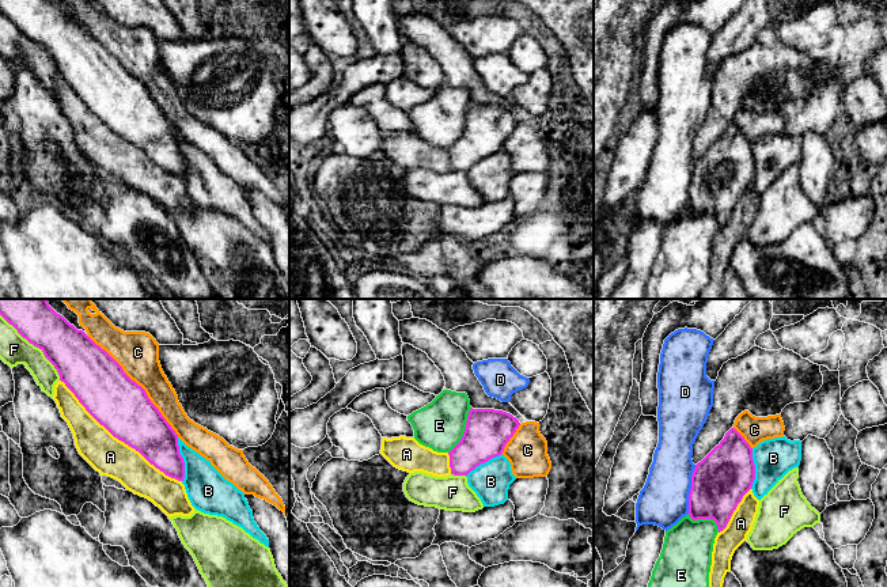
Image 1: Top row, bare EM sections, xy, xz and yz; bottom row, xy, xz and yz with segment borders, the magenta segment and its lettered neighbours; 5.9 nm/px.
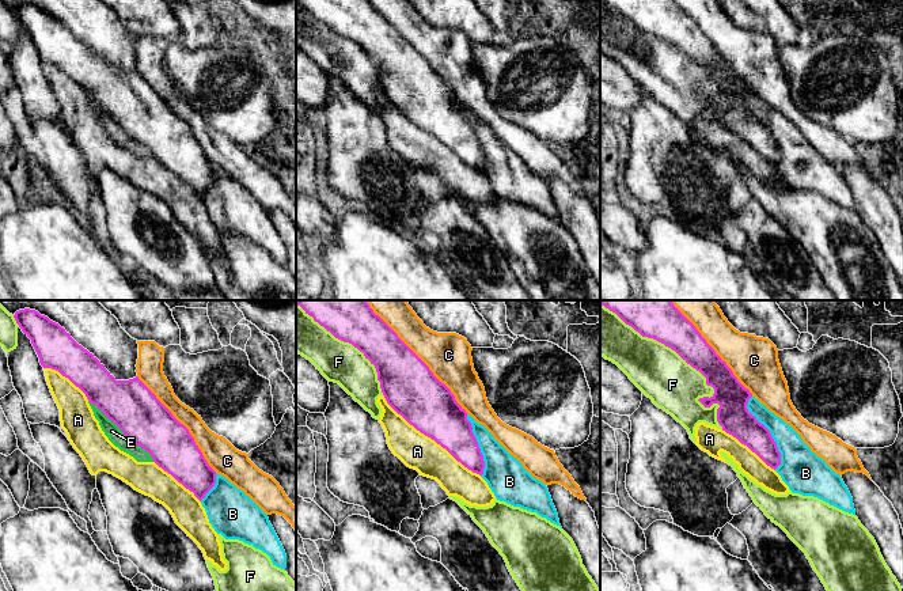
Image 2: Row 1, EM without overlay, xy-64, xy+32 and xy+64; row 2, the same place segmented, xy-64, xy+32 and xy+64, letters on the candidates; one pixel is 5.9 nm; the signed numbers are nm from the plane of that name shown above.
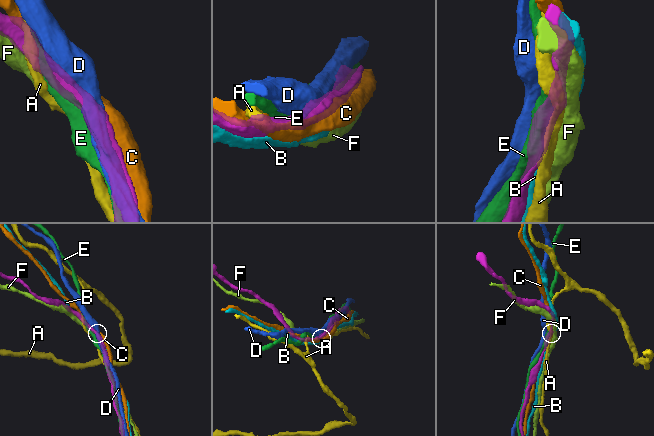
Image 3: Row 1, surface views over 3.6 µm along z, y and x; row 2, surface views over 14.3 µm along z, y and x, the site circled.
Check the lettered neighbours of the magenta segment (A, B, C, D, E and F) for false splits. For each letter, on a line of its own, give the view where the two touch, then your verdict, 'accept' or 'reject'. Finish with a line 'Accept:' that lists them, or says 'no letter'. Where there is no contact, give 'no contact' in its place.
A: contact in xy; reject
B: contact in xy; reject
C: contact in xy; reject
D: contact in yz; reject
E: contact in xz; reject
F: contact in xy; reject
Accept: no letter

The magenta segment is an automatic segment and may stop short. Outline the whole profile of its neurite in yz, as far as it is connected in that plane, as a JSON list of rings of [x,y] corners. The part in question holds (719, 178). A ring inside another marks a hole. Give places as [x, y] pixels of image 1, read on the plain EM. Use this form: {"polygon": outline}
{"polygon": [[[731,124],[724,135],[695,160],[689,189],[693,216],[713,215],[723,227],[755,175],[753,144]]]}

